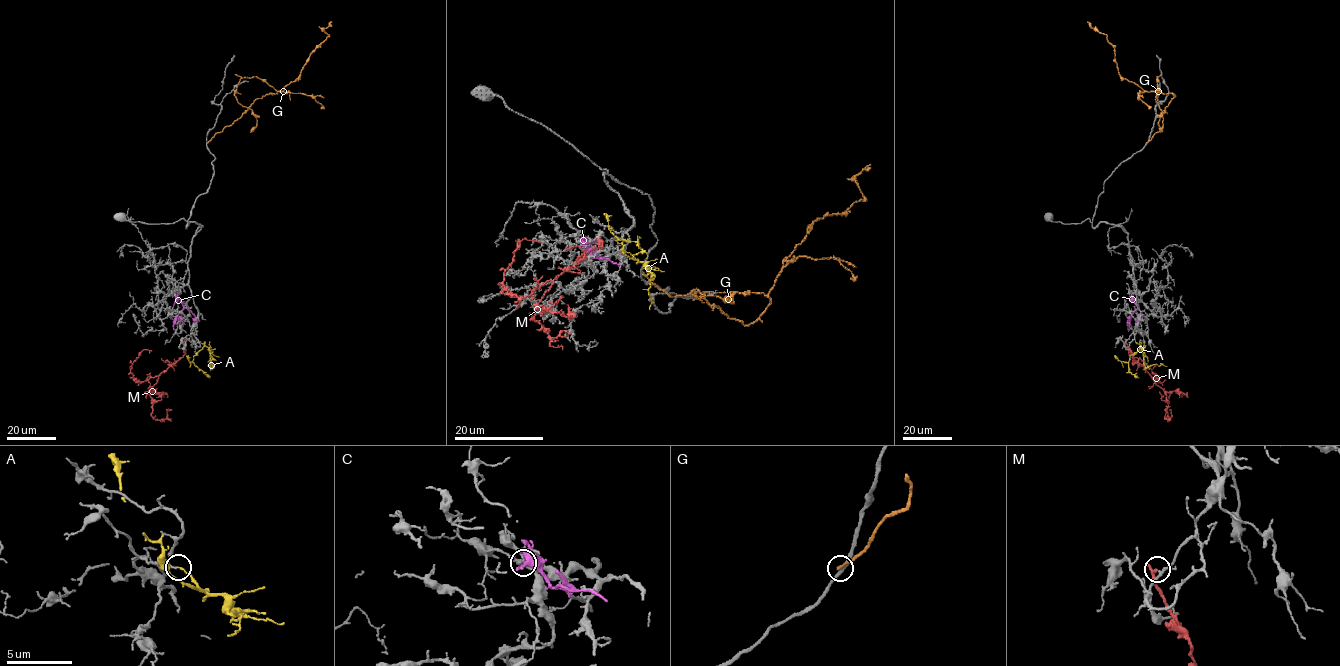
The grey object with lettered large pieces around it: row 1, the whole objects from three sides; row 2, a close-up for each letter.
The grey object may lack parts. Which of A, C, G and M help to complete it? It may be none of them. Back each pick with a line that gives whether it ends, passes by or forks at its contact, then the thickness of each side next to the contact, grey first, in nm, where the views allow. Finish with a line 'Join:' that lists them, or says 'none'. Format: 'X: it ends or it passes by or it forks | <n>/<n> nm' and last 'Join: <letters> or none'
A: it ends | 120/130 nm
Join: A

